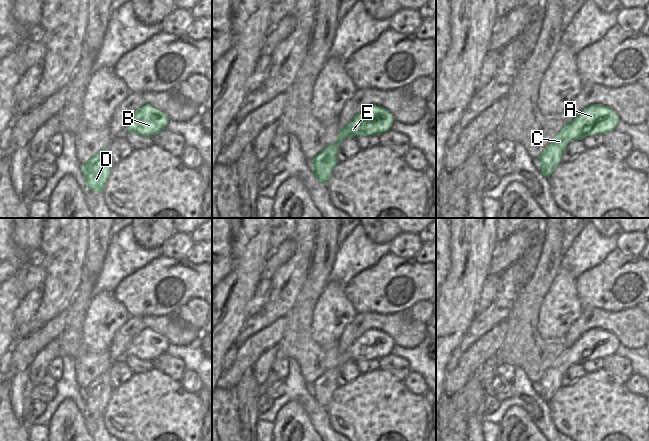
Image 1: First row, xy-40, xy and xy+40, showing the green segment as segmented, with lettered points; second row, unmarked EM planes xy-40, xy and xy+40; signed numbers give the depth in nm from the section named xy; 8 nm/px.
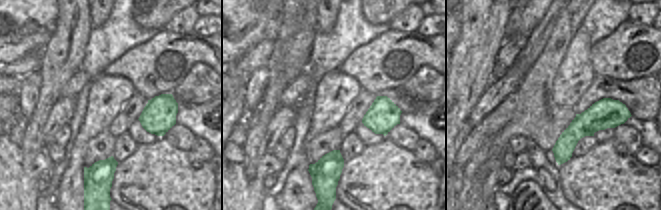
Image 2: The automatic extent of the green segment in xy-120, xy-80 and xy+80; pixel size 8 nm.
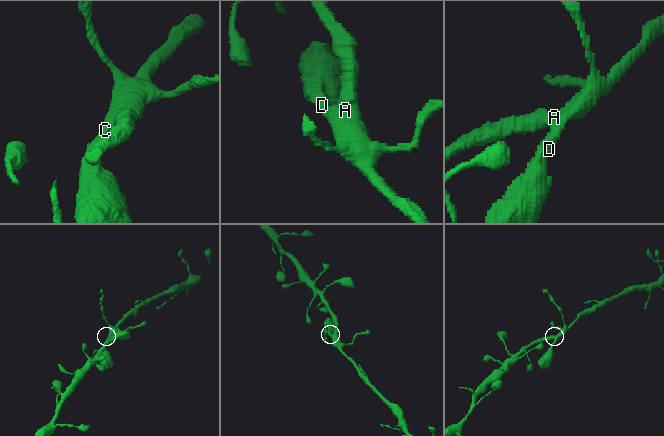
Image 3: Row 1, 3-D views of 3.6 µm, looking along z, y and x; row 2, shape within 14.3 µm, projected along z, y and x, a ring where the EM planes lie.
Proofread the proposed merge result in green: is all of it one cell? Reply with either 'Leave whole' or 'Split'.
Leave whole

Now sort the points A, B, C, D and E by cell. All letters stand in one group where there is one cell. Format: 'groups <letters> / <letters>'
groups A B C D E

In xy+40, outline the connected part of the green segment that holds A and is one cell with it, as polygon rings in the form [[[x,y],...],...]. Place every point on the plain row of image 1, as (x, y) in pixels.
[[[591,328],[584,332],[571,346],[566,347],[546,370],[540,383],[541,397],[549,402],[562,386],[562,377],[569,366],[582,364],[585,360],[605,358],[614,354],[620,345],[614,334],[601,328]]]

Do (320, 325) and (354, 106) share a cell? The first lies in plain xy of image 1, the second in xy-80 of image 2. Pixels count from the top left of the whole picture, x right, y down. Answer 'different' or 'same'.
different

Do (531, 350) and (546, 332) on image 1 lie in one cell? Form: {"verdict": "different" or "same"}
{"verdict": "different"}

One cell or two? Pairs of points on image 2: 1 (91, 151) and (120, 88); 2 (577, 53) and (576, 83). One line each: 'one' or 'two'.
1: two
2: one

